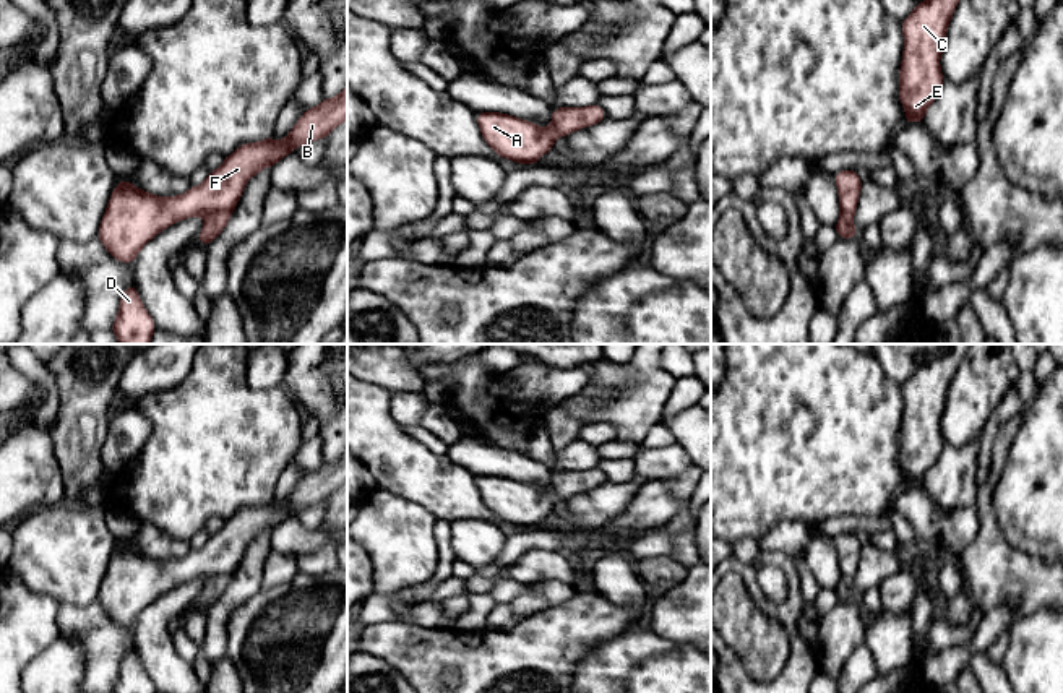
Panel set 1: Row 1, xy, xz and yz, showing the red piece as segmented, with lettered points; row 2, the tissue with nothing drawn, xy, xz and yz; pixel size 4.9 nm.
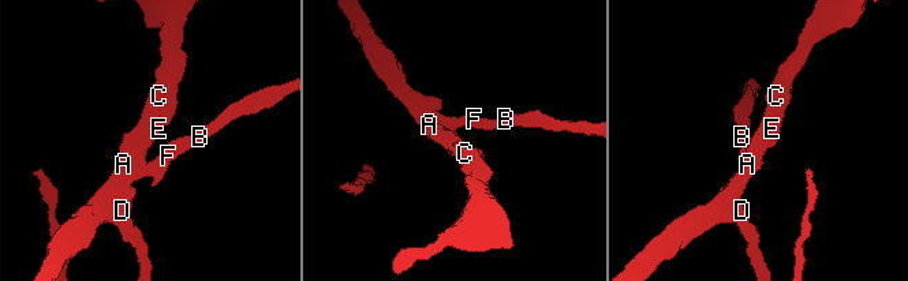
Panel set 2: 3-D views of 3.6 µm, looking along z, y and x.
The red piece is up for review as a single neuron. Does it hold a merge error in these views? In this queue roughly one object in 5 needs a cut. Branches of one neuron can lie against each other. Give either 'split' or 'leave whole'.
leave whole

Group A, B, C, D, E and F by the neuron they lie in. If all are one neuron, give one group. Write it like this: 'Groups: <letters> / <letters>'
Groups: A B C D E F

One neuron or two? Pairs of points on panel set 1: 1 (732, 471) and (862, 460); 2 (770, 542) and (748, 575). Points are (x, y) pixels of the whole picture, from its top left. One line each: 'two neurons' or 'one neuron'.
1: one neuron
2: two neurons

